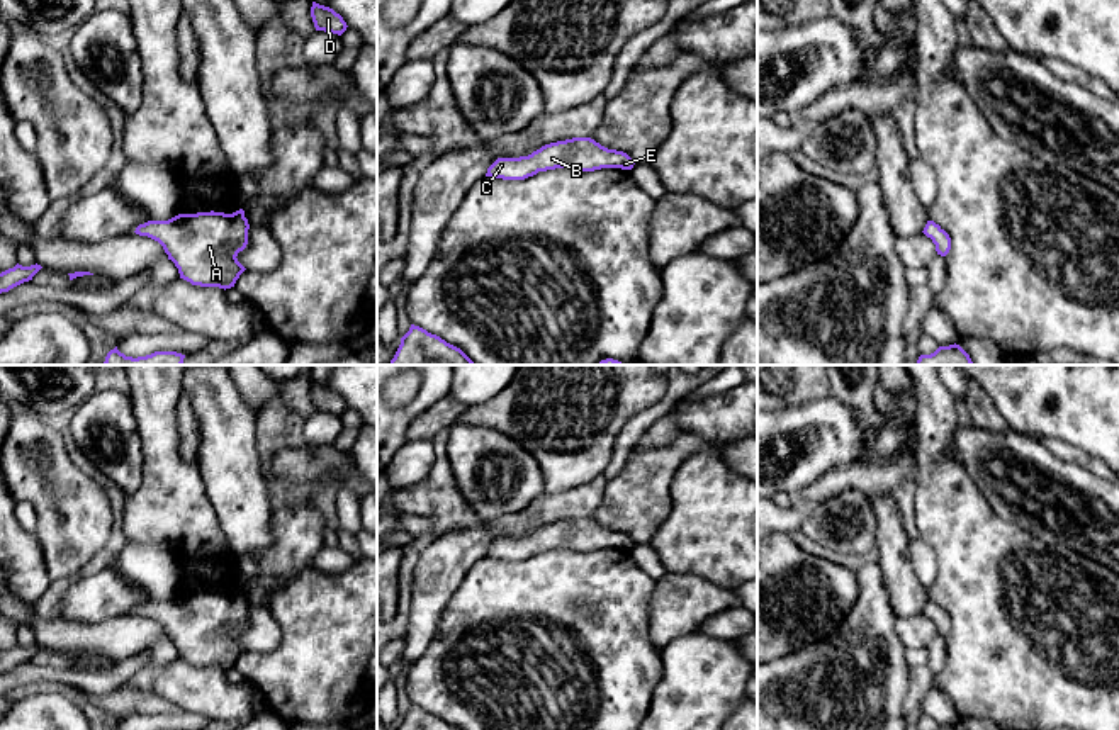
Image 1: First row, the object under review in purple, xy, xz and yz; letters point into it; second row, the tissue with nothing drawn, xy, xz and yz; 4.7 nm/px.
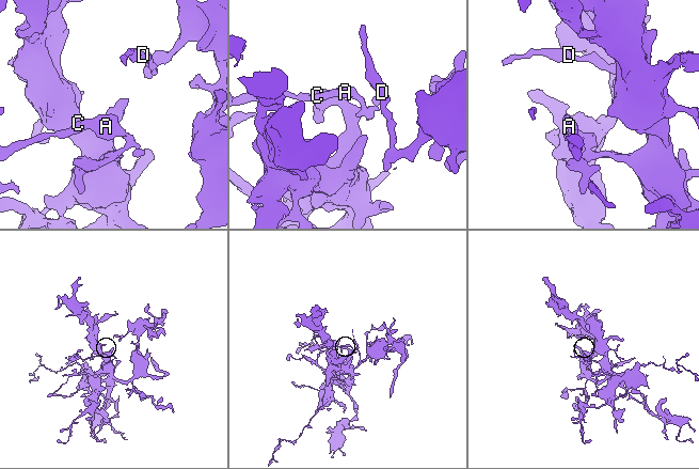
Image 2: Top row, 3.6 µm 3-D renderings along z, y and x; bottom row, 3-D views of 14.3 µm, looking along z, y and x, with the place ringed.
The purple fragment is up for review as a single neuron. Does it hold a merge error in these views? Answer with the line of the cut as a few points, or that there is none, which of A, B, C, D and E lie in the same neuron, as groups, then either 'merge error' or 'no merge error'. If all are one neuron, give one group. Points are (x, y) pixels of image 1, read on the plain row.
no cut; A B C D E; no merge error

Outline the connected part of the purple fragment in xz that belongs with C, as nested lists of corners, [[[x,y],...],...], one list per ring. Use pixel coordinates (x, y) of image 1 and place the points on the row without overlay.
[[[572,518],[542,526],[528,536],[498,538],[486,557],[525,560],[538,552],[569,548],[594,552],[601,548],[632,550],[635,542],[623,531],[608,530],[591,518]]]

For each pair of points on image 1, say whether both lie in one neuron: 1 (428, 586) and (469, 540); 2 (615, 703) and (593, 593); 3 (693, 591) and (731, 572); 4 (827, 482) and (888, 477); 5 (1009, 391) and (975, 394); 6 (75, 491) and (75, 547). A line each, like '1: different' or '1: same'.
1: same
2: same
3: different
4: same
5: different
6: same

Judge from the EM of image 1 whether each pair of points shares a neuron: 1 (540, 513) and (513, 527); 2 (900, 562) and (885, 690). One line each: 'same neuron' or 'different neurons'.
1: different neurons
2: different neurons

